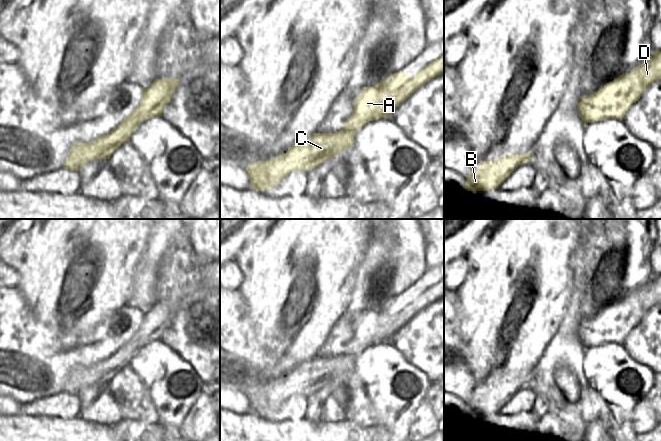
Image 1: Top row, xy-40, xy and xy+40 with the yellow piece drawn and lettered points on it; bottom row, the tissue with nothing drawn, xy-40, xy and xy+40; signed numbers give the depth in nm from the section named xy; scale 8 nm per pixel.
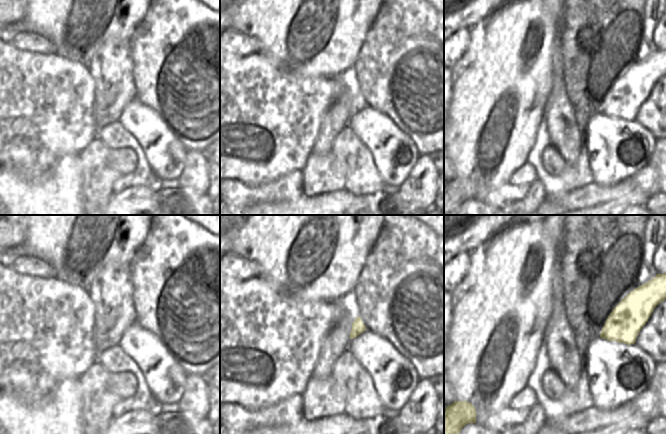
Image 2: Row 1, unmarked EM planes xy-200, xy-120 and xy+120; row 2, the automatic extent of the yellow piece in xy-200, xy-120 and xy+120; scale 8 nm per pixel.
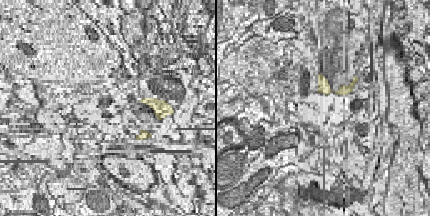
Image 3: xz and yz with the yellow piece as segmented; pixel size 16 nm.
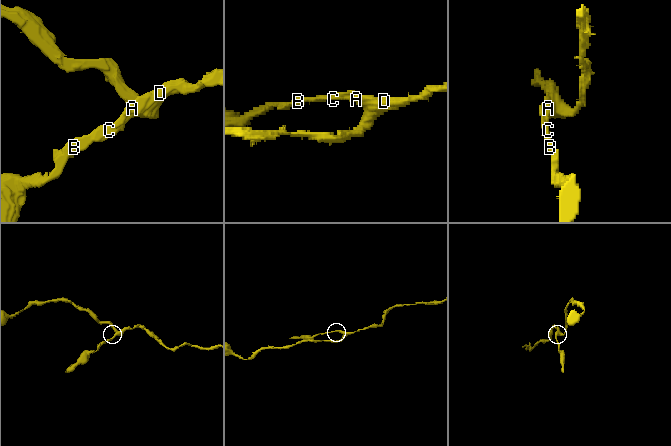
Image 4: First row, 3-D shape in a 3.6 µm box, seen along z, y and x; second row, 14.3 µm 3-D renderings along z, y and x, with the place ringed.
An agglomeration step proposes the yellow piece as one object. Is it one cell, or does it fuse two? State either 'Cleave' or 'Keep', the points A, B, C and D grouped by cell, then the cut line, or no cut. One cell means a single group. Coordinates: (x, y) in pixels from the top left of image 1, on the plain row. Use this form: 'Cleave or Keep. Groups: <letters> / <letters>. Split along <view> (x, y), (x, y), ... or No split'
Cleave. Groups: A D / B C. Split along xy-40 (164, 303), (162, 319), (157, 328), (158, 337), (155, 340).

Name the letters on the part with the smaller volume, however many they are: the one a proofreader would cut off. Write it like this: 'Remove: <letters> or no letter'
Remove: B, C

